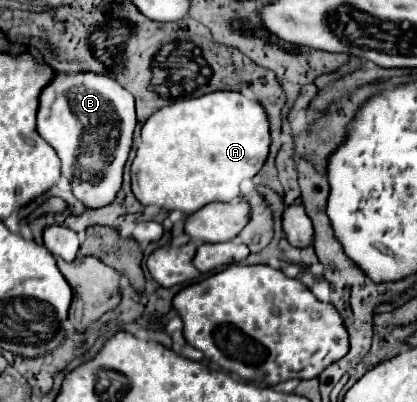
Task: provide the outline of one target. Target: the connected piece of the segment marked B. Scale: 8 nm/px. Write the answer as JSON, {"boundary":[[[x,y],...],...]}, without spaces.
{"boundary":[[[93,72],[73,76],[57,74],[39,98],[37,132],[57,150],[63,176],[71,180],[73,194],[83,200],[87,208],[101,208],[119,192],[135,124],[131,92],[109,76],[97,76]]]}

